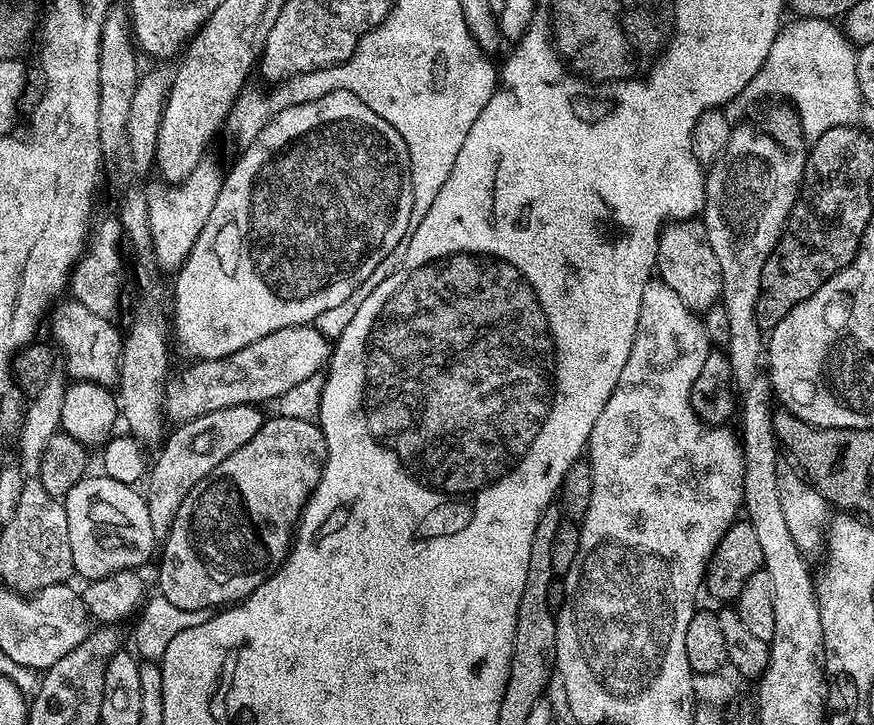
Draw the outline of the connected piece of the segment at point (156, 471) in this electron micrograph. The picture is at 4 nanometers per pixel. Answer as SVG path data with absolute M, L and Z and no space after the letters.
M254 404L242 406L226 406L226 410L214 410L214 414L202 414L202 418L194 418L190 422L173 427L164 449L156 456L156 465L151 465L146 476L146 499L150 510L150 522L154 526L157 541L163 542L172 529L174 518L178 514L178 506L190 494L190 490L202 478L206 478L234 450L246 446L254 434L264 424L266 416Z

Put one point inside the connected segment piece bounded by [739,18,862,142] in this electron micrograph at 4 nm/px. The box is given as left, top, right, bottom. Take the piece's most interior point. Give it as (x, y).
(812, 64)

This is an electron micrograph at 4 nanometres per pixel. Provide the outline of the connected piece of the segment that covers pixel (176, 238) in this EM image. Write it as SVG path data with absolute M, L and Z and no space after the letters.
M196 174L191 177L188 186L160 186L147 193L150 210L150 230L152 231L152 250L156 253L156 262L161 269L179 269L190 254L194 242L198 242L198 234L202 234L202 226L206 226L206 218L210 218L214 199L214 184L208 176Z

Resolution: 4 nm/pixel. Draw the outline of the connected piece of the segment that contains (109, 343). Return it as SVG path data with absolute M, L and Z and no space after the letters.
M65 298L56 309L53 307L51 314L52 336L64 351L62 363L67 368L67 375L73 381L91 380L94 384L115 385L120 370L121 329L116 329L109 317L94 314L71 298Z

